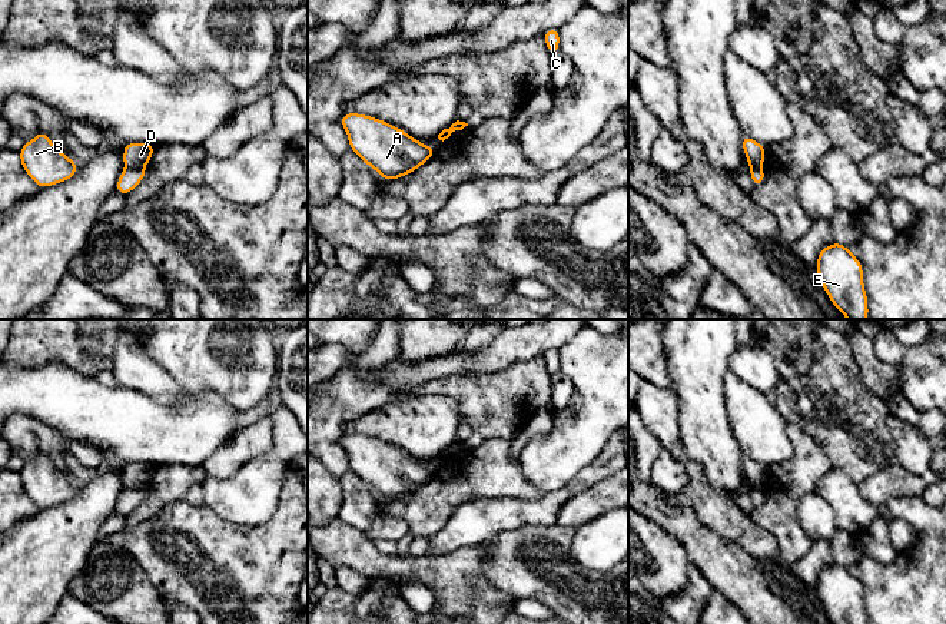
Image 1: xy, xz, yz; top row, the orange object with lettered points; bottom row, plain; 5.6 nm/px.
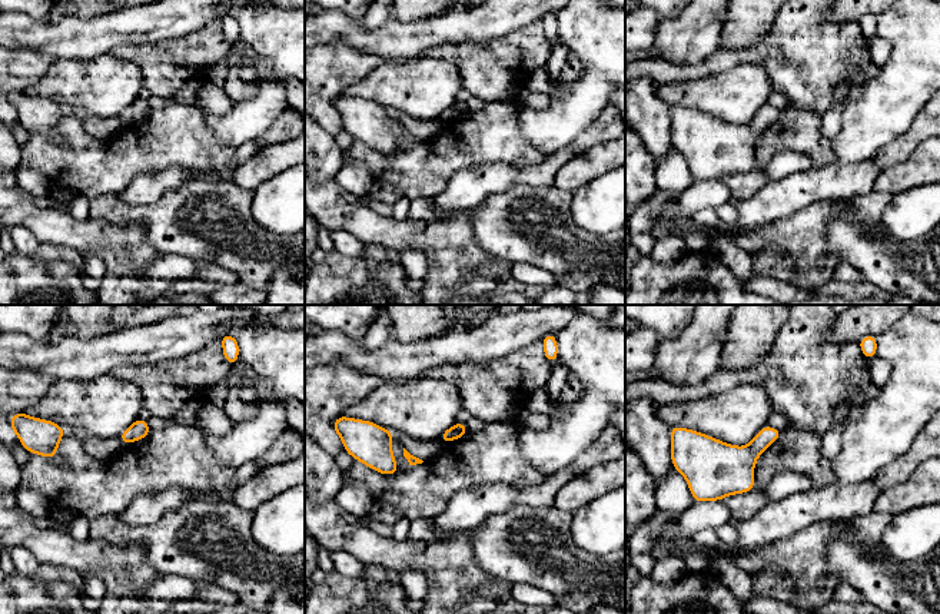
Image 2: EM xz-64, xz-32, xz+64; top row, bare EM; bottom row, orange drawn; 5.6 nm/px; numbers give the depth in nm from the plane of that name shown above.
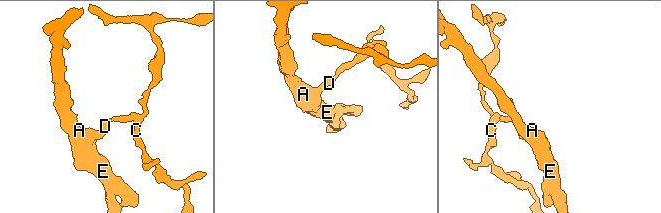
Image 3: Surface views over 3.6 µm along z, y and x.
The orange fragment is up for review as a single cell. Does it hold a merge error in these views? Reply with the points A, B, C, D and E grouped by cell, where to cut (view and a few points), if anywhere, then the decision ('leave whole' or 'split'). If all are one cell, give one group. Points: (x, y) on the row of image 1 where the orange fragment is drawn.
A B E / C D | xy (126, 166), (142, 168) | split

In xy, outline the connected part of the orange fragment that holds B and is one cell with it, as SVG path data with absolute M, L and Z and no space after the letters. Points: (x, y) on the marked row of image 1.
M43 130L30 142L24 142L19 156L23 170L37 187L66 182L79 170L79 165L60 152Z

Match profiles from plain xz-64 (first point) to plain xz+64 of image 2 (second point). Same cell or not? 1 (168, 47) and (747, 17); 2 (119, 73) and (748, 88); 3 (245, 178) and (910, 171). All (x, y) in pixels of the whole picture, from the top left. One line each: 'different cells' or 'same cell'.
1: different cells
2: same cell
3: same cell

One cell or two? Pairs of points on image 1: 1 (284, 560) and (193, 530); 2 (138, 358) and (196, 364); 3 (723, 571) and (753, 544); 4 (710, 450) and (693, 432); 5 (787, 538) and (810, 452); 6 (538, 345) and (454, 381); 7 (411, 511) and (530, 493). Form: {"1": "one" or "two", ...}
{"1": "one", "2": "two", "3": "two", "4": "one", "5": "one", "6": "two", "7": "one"}

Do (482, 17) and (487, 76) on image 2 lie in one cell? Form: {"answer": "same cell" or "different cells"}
{"answer": "different cells"}

